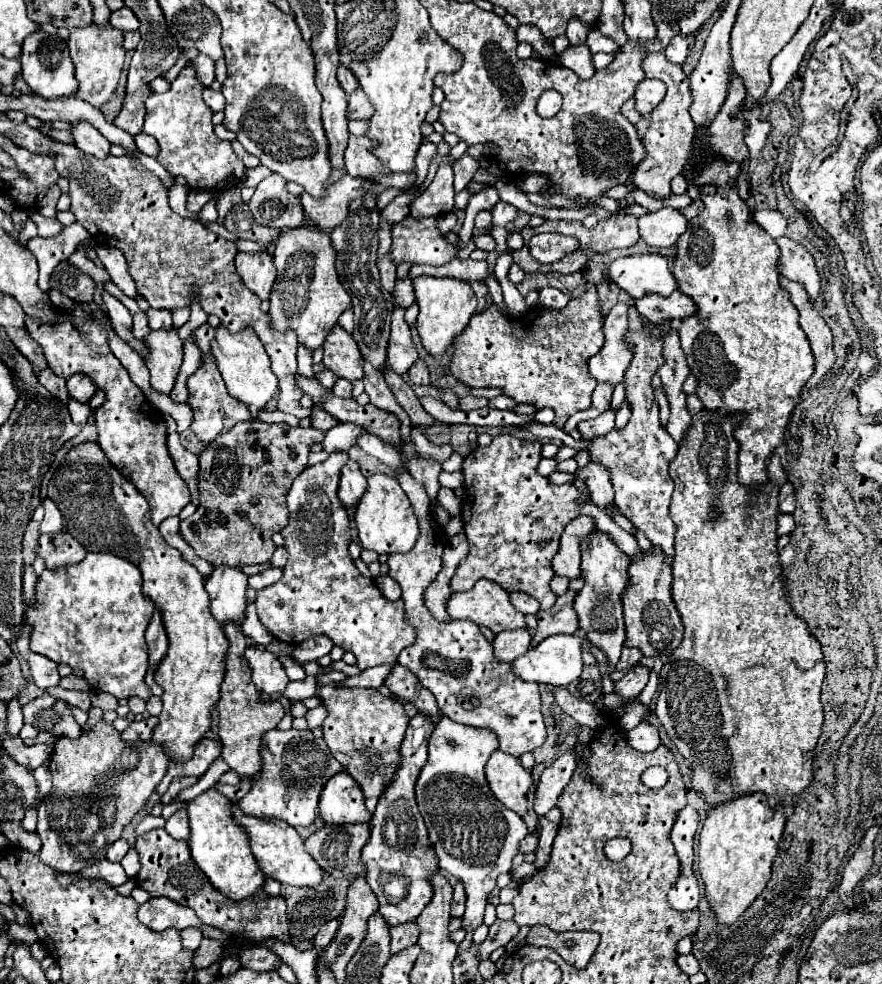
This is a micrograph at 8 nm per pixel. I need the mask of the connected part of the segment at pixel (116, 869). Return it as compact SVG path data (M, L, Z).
M106 859L98 861L94 867L84 869L80 873L76 873L76 875L82 875L82 877L100 877L100 879L108 881L112 887L118 887L118 885L122 885L122 883L128 881L128 875L124 873L122 865L120 863L110 863Z

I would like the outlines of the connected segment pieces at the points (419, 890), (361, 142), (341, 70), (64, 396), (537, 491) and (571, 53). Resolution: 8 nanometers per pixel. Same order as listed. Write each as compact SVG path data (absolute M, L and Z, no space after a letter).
M418 713L410 719L406 737L400 747L402 763L398 775L394 783L390 783L386 795L382 795L382 799L376 805L376 811L370 819L370 839L362 849L366 881L378 897L378 911L382 913L388 925L414 921L432 899L432 887L428 883L428 877L438 869L438 859L434 849L430 847L428 829L414 799L414 783L418 779L422 763L426 763L426 747L432 731L434 719L430 715Z
M350 135L348 139L348 147L346 147L346 155L344 155L344 163L346 163L346 171L350 175L362 177L362 179L374 179L378 175L392 175L390 171L386 171L386 165L372 155L372 151L378 147L378 143L370 137L354 137Z
M342 63L338 65L338 81L340 81L340 85L344 87L346 93L352 93L356 89L356 85L358 85L354 73L346 65L342 65Z
M44 369L42 373L38 373L38 381L52 393L52 395L58 395L64 403L68 401L68 389L66 389L66 379L62 377L56 377L52 373L52 369Z
M502 433L492 439L490 445L478 445L462 465L464 473L464 495L462 495L462 521L464 535L470 543L470 553L458 565L450 587L452 591L468 591L478 579L490 579L502 585L506 591L522 591L540 601L542 609L554 605L556 595L550 591L550 579L554 577L552 559L560 547L560 535L564 527L578 517L582 503L576 499L580 491L574 485L554 485L548 477L538 473L538 463L542 457L542 443L516 439L514 435Z
M568 45L560 55L558 55L560 63L572 71L576 71L582 79L590 79L594 75L594 67L590 65L590 49L588 45Z

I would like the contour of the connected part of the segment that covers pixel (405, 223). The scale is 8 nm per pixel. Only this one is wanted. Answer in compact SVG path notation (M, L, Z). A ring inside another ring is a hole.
M408 215L400 223L392 225L390 257L394 265L404 261L412 265L446 265L456 257L456 253L458 249L442 239L436 215L424 219L414 219Z

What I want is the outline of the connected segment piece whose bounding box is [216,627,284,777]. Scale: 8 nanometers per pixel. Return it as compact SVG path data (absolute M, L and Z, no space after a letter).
M224 627L224 633L230 641L230 649L226 653L226 675L220 687L220 701L218 701L218 735L222 741L222 759L234 769L240 777L254 777L260 771L260 755L258 755L258 743L262 737L262 731L274 729L282 715L284 707L278 701L260 701L260 691L252 683L252 667L244 659L246 649L246 637L236 627Z

